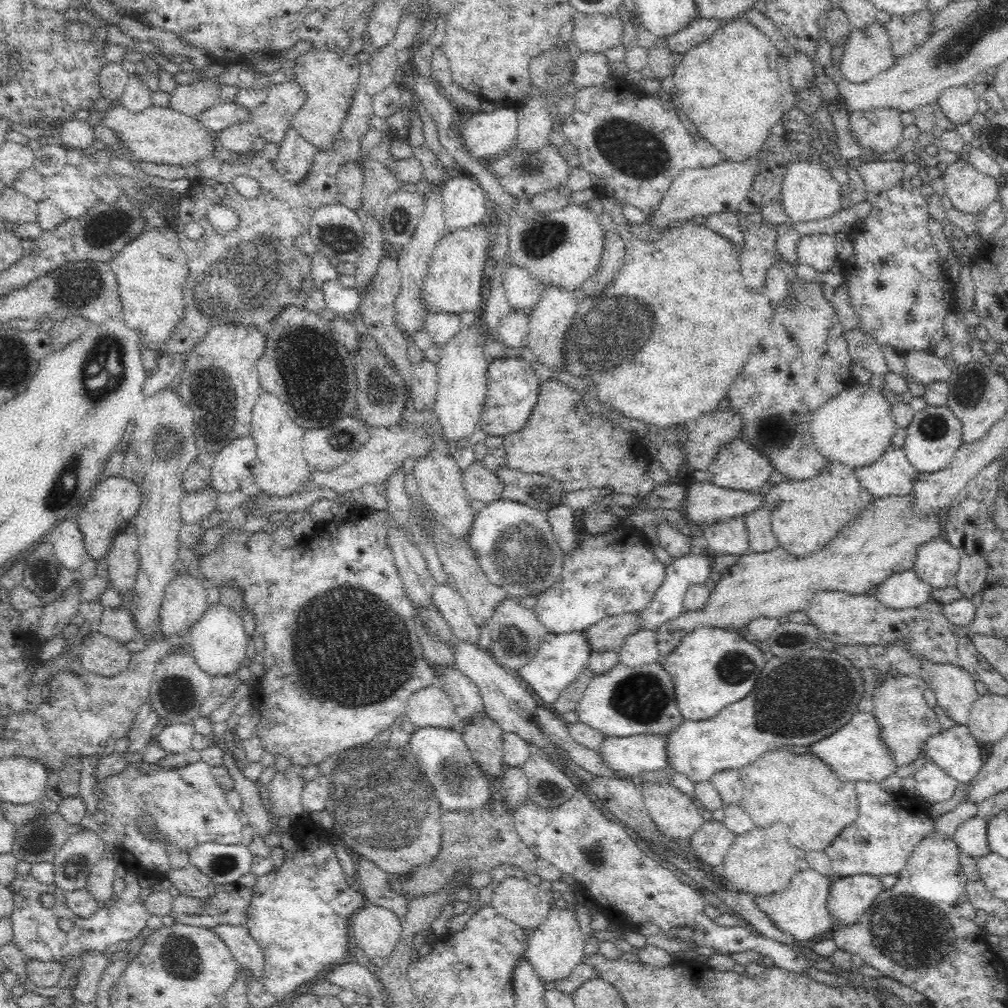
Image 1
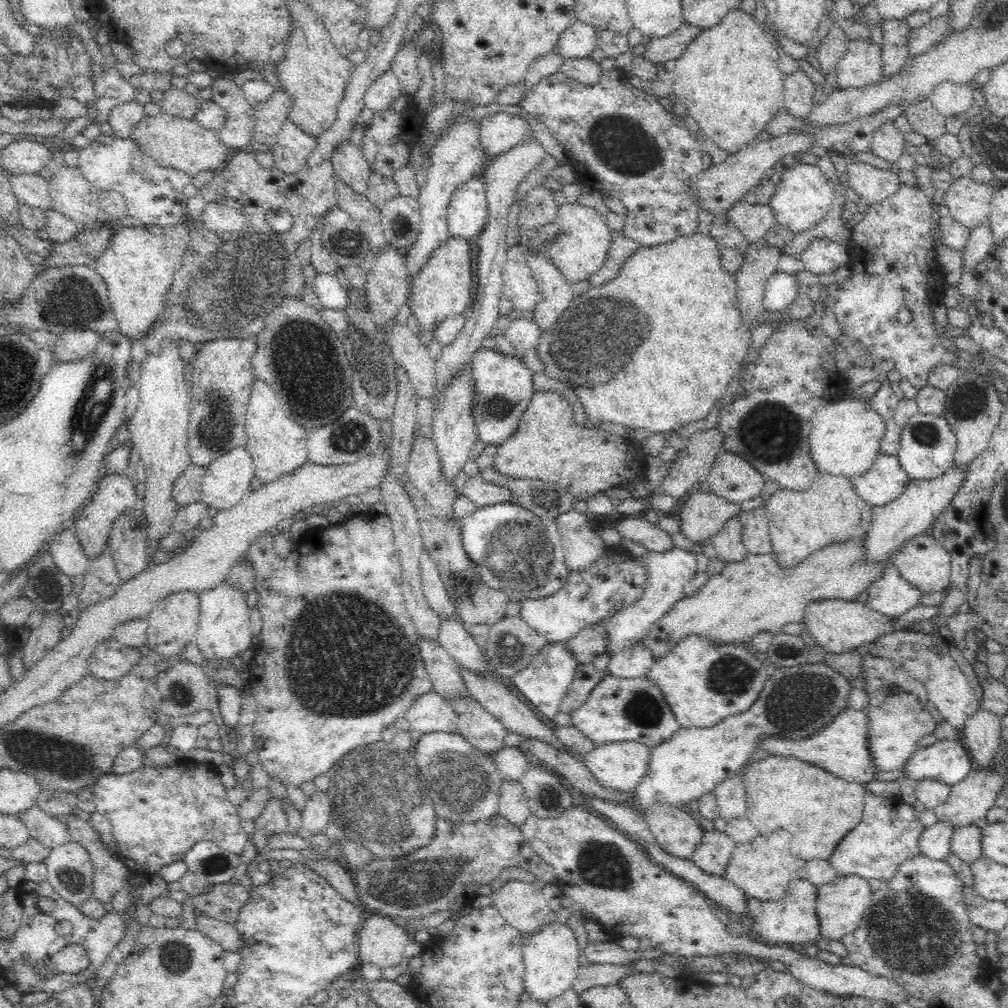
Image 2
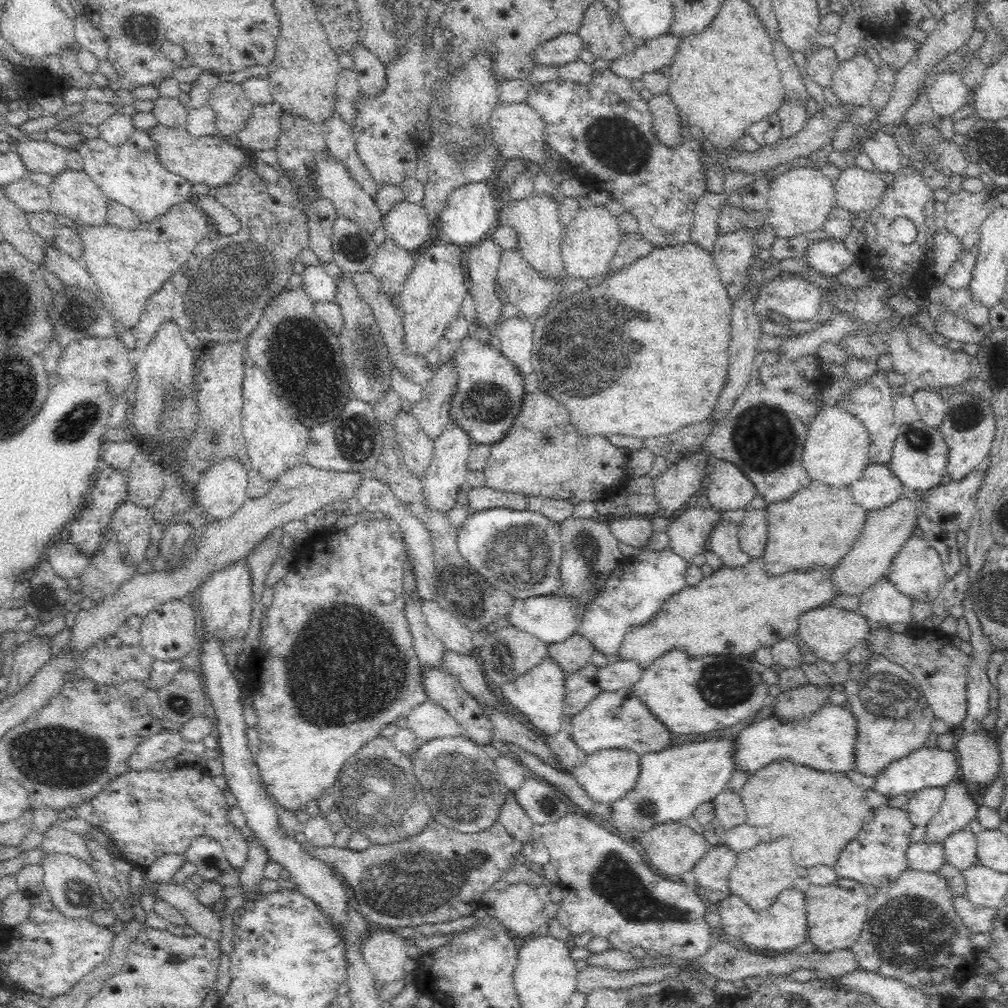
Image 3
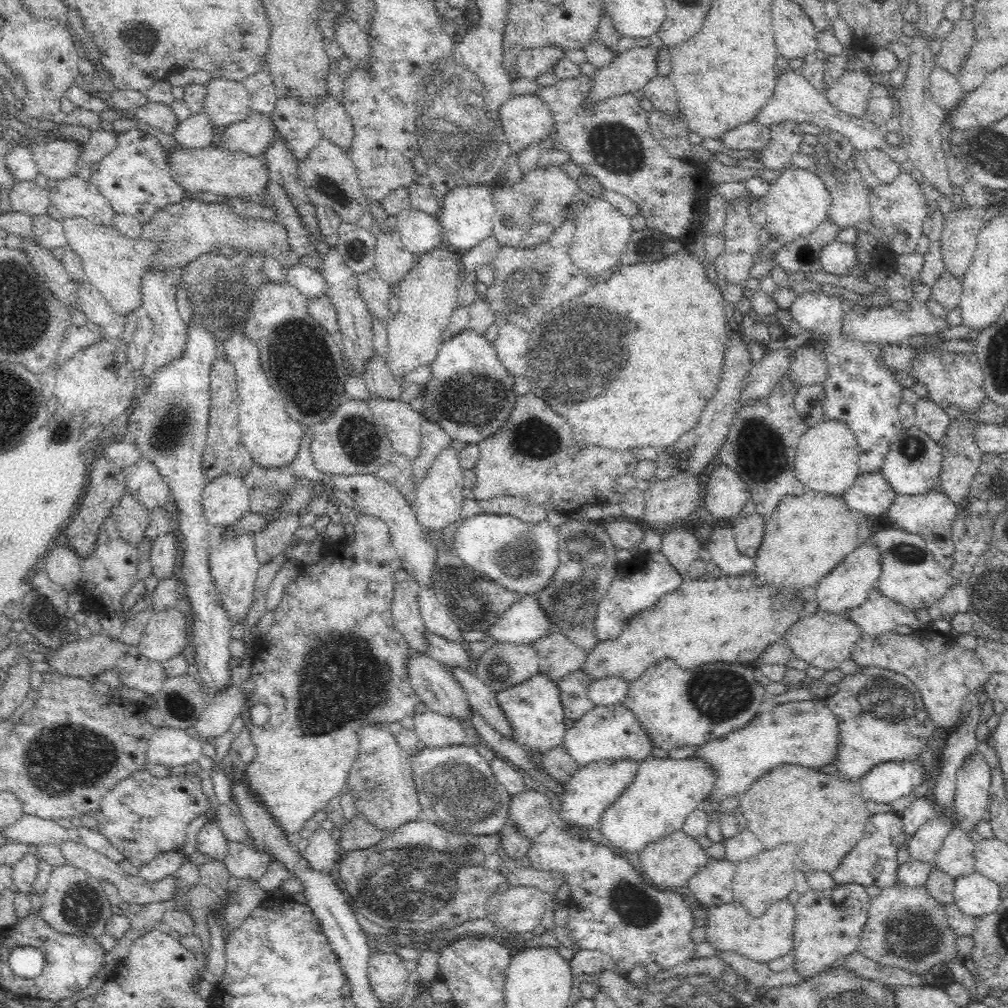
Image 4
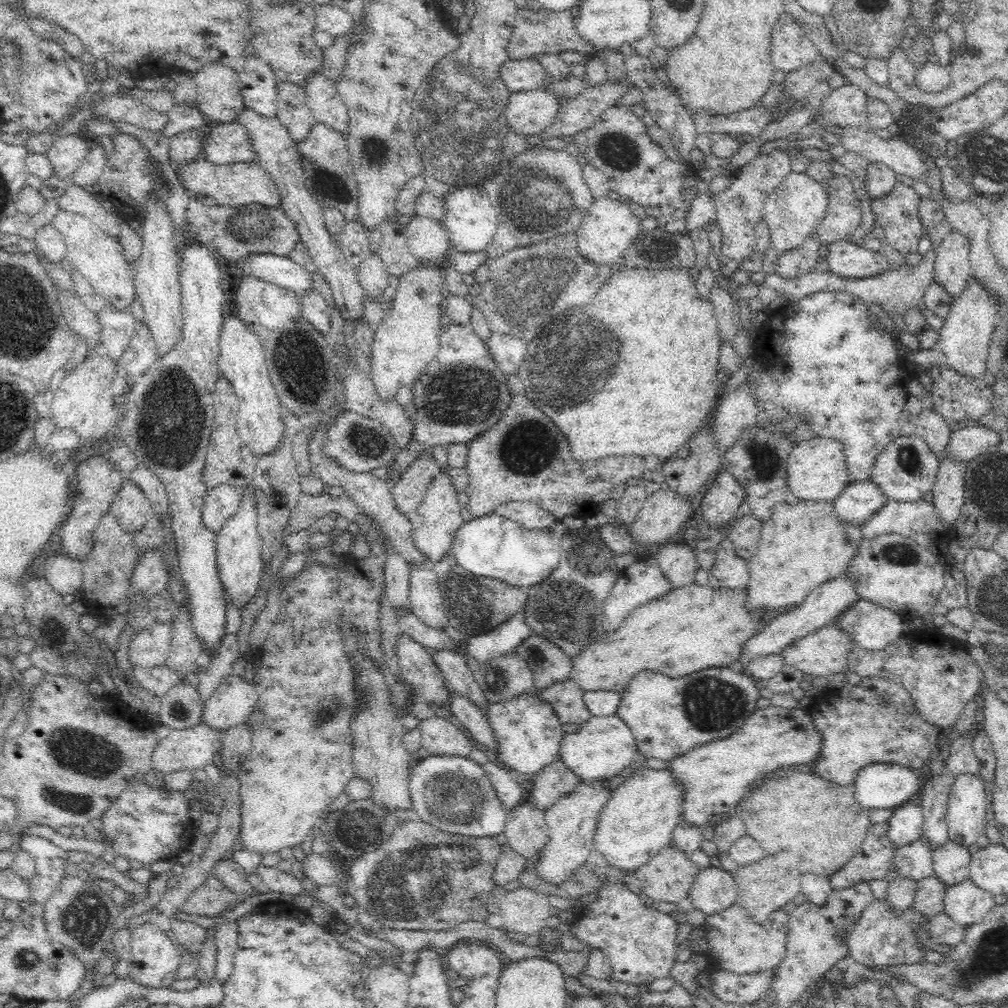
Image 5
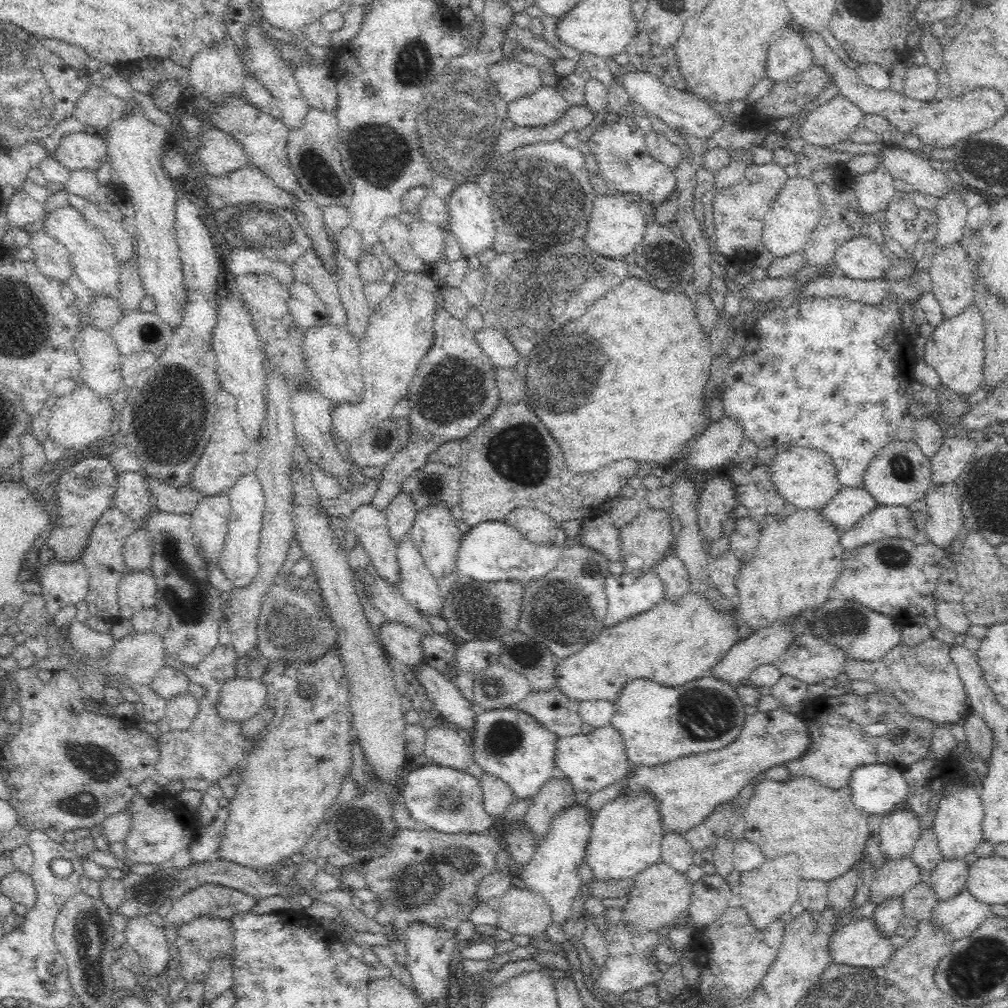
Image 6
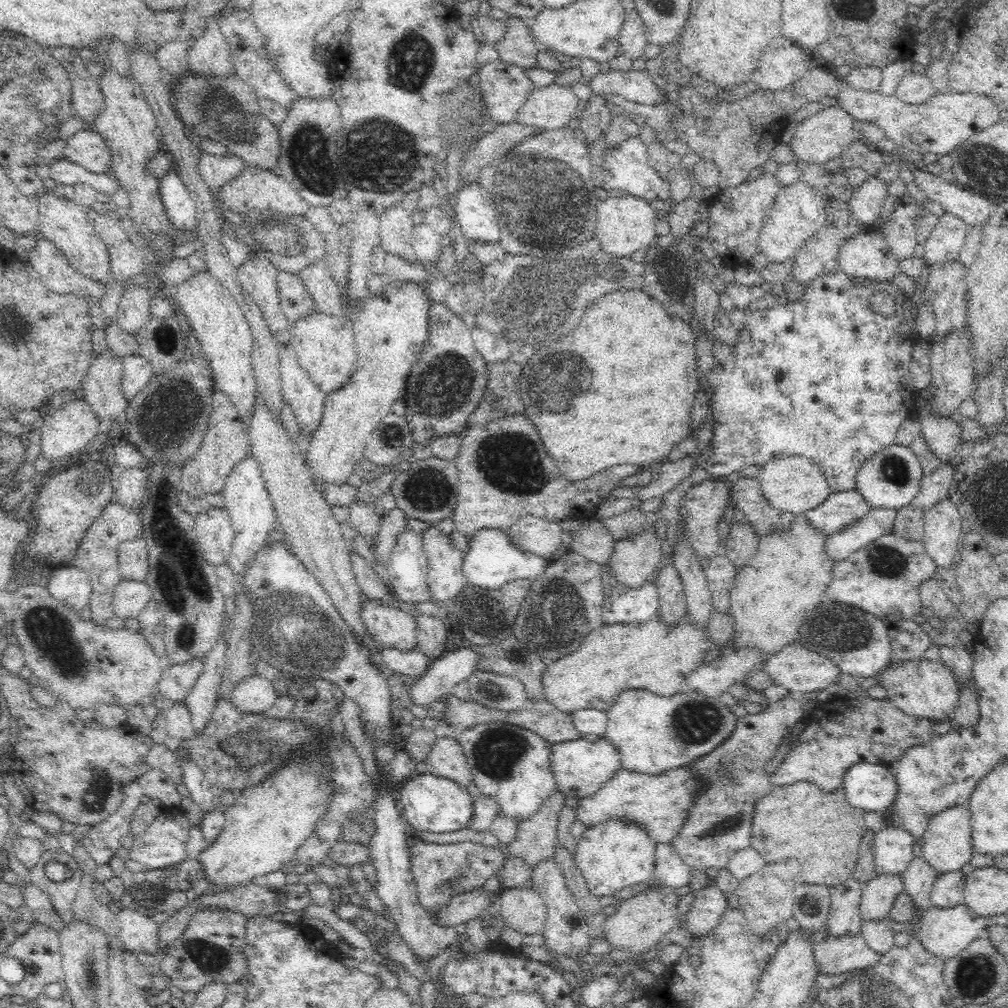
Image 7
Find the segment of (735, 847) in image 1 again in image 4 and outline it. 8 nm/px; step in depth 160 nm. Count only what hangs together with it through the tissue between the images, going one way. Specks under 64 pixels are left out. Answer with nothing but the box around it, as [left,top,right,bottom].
[733,844,796,917]

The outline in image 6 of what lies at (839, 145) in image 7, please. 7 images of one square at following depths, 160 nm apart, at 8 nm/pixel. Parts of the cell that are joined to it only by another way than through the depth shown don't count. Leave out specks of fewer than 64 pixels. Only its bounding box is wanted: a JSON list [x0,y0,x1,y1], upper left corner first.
[800,94,865,147]

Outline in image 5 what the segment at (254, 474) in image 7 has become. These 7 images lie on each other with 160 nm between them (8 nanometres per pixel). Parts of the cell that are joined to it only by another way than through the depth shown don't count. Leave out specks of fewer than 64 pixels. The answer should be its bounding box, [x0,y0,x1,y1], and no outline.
[216,492,262,609]

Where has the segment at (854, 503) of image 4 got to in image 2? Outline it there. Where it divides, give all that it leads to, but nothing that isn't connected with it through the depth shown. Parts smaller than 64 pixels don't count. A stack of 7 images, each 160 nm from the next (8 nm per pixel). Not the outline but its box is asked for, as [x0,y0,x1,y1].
[852,455,911,507]

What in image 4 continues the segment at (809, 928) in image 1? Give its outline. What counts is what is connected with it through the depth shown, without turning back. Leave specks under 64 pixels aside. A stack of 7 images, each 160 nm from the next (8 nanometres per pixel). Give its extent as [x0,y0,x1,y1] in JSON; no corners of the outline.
[704,899,795,964]

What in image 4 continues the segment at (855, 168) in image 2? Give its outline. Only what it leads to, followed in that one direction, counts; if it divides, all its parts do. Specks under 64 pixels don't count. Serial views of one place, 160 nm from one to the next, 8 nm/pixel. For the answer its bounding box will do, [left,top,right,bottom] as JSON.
[820,170,870,229]

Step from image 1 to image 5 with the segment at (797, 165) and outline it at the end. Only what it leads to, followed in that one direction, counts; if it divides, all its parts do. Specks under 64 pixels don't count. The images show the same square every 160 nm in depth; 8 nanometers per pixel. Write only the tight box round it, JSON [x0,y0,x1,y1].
[763,171,828,254]

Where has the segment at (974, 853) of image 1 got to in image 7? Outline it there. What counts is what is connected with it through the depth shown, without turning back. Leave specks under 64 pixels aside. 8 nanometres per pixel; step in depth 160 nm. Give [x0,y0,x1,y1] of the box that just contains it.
[931,871,965,908]

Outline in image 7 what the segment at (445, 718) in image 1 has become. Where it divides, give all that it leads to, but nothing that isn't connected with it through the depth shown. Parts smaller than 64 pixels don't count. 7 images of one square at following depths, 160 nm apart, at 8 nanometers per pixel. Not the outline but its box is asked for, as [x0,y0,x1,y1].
[424,737,471,787]

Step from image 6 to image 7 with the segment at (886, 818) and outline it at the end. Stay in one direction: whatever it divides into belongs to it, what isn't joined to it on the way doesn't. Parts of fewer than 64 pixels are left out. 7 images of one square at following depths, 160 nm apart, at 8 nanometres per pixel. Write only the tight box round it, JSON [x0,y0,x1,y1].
[872,822,914,877]

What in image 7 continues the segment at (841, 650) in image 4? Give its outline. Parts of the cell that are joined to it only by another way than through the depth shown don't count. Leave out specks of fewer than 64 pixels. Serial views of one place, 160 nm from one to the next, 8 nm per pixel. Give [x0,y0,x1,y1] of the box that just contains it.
[764,642,840,694]

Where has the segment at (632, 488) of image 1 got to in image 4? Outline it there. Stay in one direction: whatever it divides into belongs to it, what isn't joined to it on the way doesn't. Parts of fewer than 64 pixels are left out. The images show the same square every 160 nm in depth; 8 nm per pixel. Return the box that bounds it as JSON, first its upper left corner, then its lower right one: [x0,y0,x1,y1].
[471,392,640,515]

